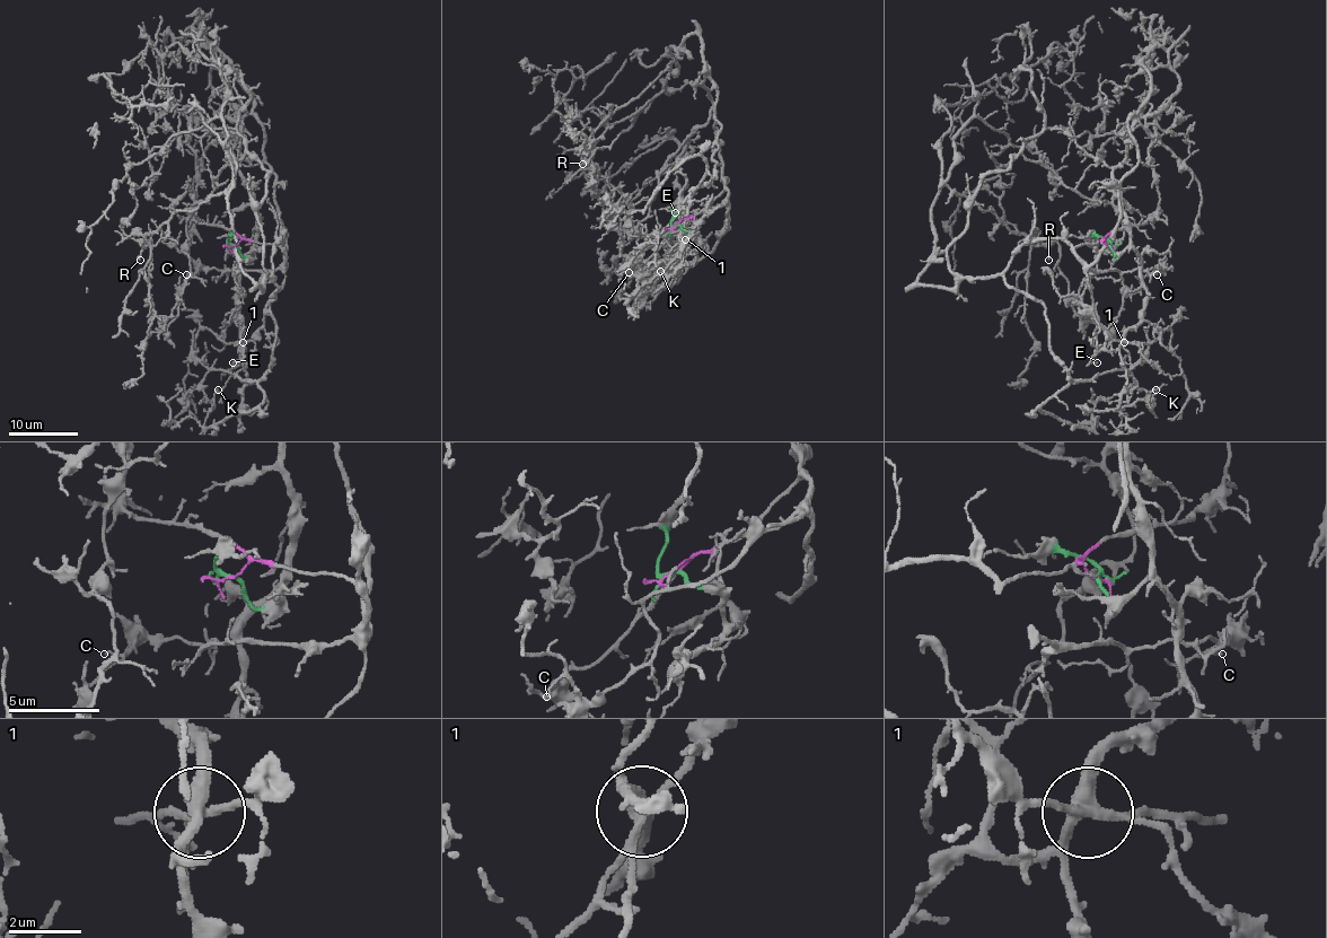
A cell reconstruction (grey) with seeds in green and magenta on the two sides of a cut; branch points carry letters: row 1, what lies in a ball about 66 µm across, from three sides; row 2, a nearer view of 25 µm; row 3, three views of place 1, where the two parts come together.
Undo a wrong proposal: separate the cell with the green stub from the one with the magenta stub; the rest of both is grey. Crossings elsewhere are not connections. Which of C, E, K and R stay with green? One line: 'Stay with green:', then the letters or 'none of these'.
Stay with green: E

